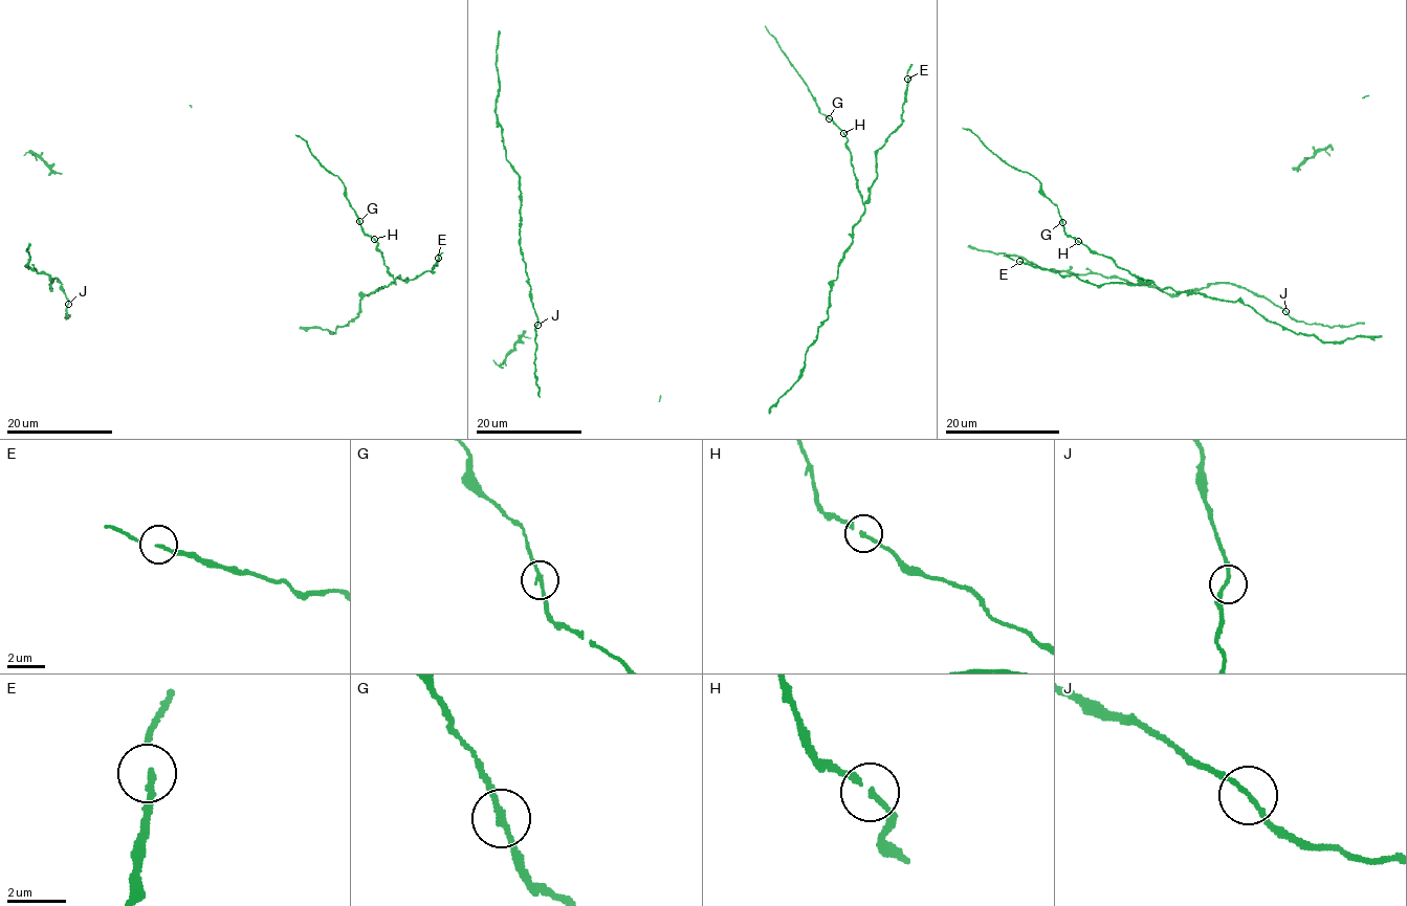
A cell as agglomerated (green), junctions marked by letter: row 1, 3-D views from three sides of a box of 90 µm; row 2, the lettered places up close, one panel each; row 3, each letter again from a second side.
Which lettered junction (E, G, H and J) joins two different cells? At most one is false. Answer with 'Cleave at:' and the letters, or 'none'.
Cleave at: none

